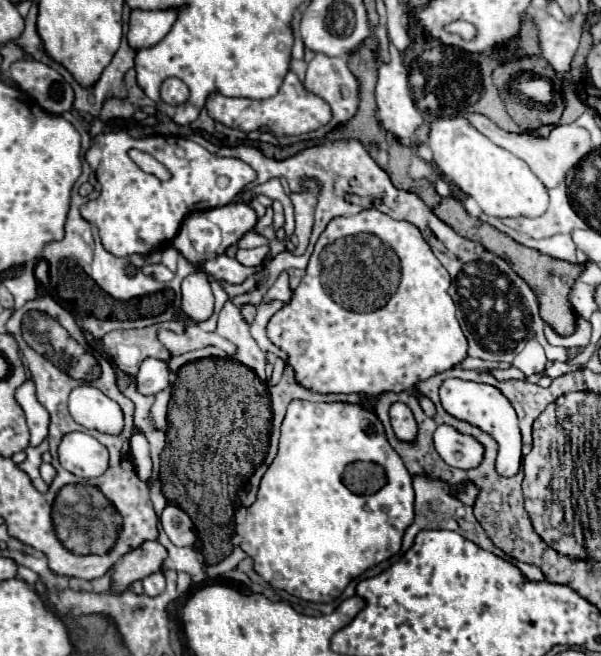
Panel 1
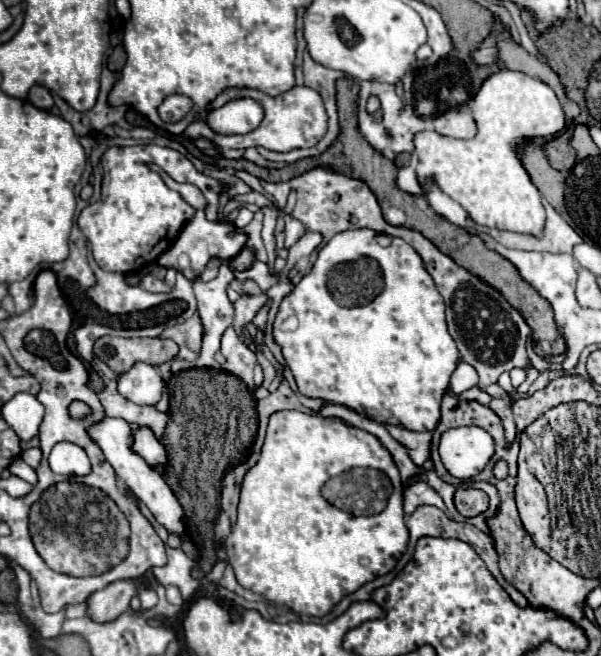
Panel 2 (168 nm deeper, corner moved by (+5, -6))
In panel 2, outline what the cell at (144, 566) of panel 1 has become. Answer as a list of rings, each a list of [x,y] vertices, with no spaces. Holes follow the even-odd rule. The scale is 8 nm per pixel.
[[[132,579],[114,581],[88,597],[88,617],[92,617],[98,623],[114,621],[120,613],[128,611],[130,599],[134,595],[136,595],[136,583]]]

